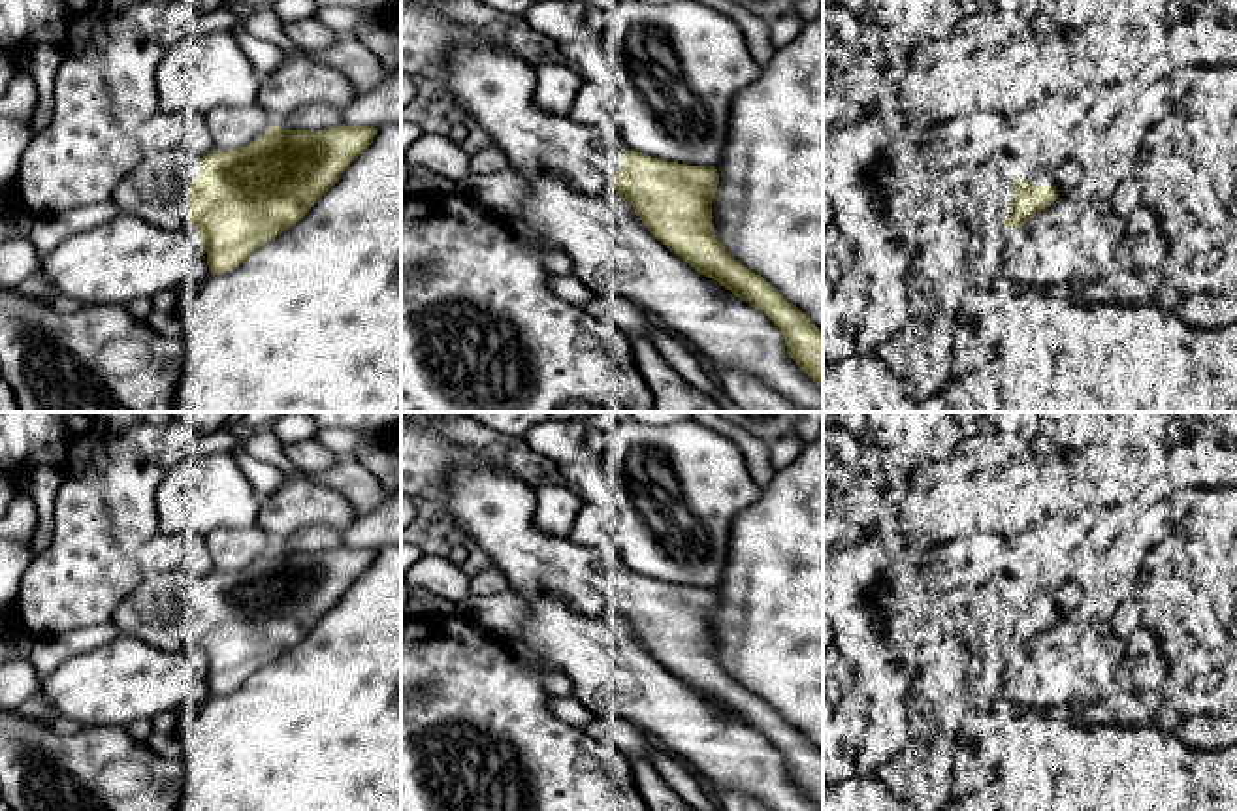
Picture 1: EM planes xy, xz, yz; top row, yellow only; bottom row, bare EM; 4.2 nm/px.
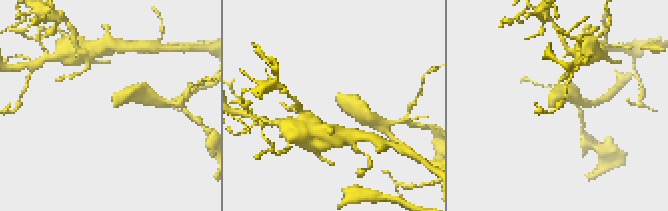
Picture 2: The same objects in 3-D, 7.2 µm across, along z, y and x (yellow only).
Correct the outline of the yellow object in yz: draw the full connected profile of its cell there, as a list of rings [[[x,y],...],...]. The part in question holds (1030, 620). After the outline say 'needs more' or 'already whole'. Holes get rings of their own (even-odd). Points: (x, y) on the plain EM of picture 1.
[[[1017,598],[1015,621],[1009,628],[1009,636],[1005,638],[1005,653],[1004,664],[1005,670],[1013,666],[1013,662],[1020,657],[1024,645],[1045,632],[1051,625],[1058,621],[1056,608],[1037,608],[1024,598]]] | needs more

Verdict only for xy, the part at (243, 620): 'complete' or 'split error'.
split error

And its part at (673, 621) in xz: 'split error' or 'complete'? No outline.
split error

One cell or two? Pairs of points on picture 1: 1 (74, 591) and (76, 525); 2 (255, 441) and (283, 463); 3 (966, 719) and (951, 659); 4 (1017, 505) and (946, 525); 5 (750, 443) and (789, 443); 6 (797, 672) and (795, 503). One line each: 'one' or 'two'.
1: one
2: one
3: one
4: one
5: two
6: one

